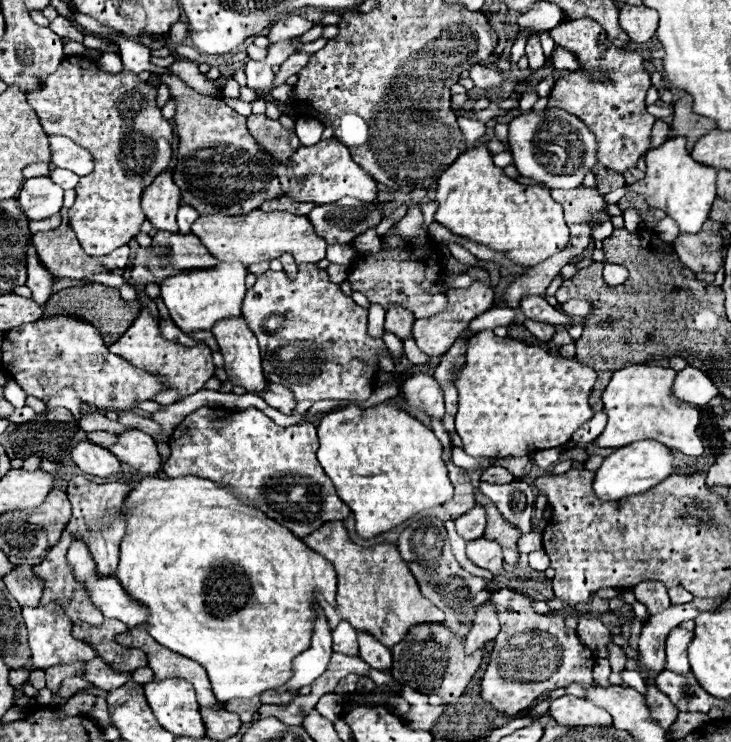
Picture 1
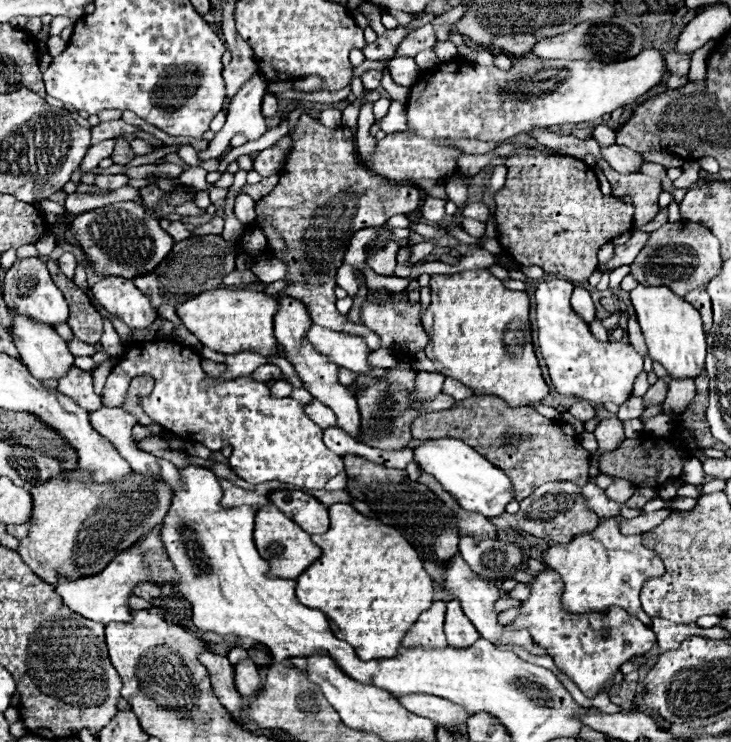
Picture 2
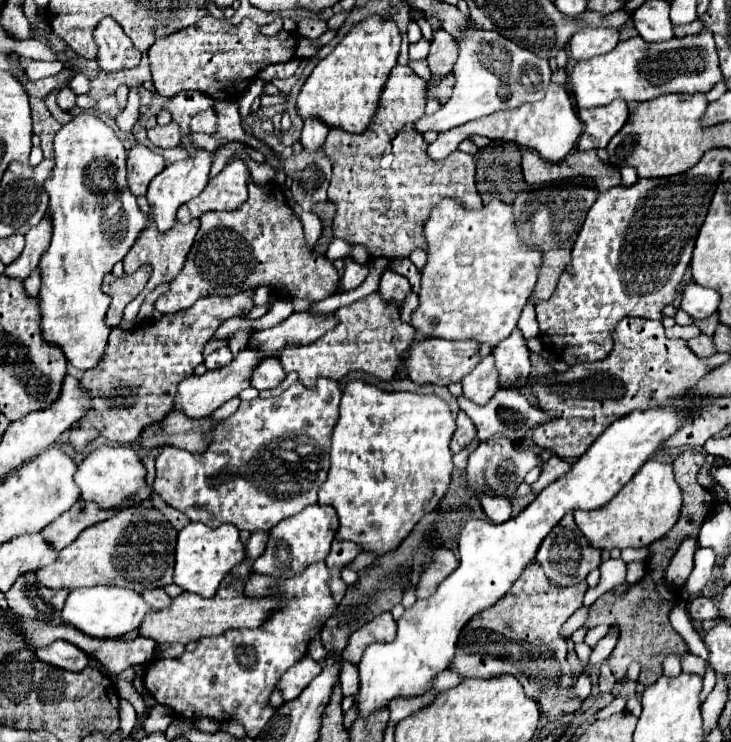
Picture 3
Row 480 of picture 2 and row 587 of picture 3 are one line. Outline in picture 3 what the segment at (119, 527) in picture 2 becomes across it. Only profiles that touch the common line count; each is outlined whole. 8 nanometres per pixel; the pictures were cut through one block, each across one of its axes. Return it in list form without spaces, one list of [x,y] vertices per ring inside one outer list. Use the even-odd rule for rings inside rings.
[[[146,500],[140,506],[134,506],[132,510],[122,510],[118,514],[114,514],[112,518],[86,528],[70,546],[66,546],[64,550],[58,552],[58,558],[54,564],[38,570],[36,578],[42,586],[52,588],[52,590],[62,590],[62,588],[76,590],[76,588],[84,588],[84,586],[104,584],[104,586],[128,588],[128,590],[142,594],[144,590],[150,590],[150,588],[164,588],[166,584],[172,584],[176,534],[178,534],[178,530],[166,522],[164,514],[160,510],[154,510],[150,500]]]

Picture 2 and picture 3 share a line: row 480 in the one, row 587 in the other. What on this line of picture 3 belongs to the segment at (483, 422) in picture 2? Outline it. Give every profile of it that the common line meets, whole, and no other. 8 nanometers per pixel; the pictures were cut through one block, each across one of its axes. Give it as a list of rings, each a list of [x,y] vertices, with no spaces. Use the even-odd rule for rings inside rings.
[[[532,562],[496,606],[474,616],[464,626],[450,668],[472,678],[498,678],[502,674],[512,674],[524,686],[526,696],[538,704],[542,714],[570,714],[572,708],[566,708],[566,704],[576,704],[576,708],[580,708],[582,702],[574,694],[574,672],[566,662],[566,640],[558,630],[582,606],[586,590],[586,582],[572,588],[550,586],[542,568]]]

